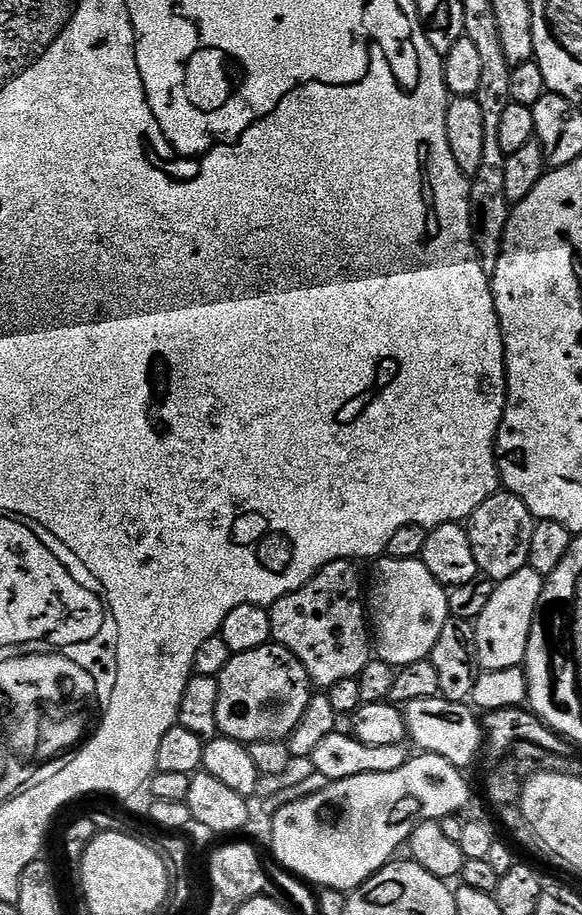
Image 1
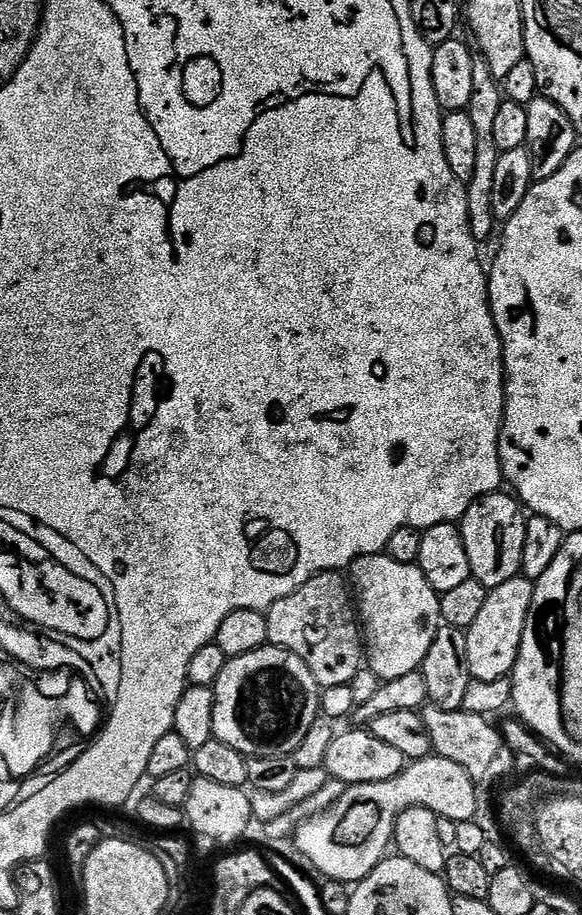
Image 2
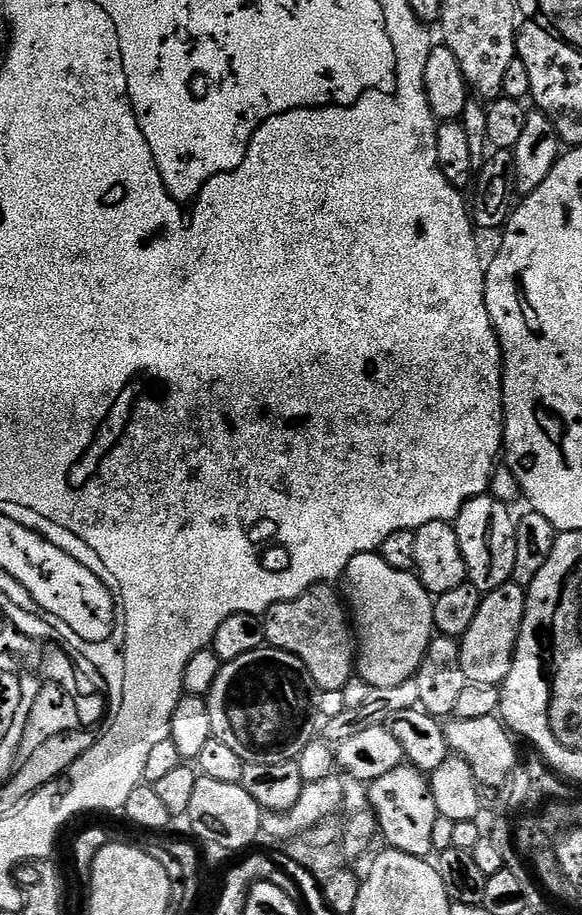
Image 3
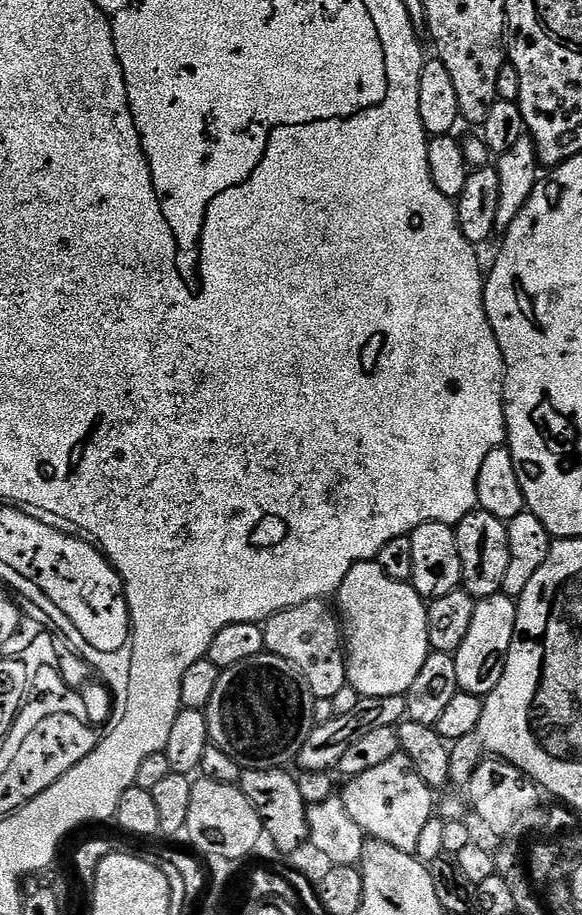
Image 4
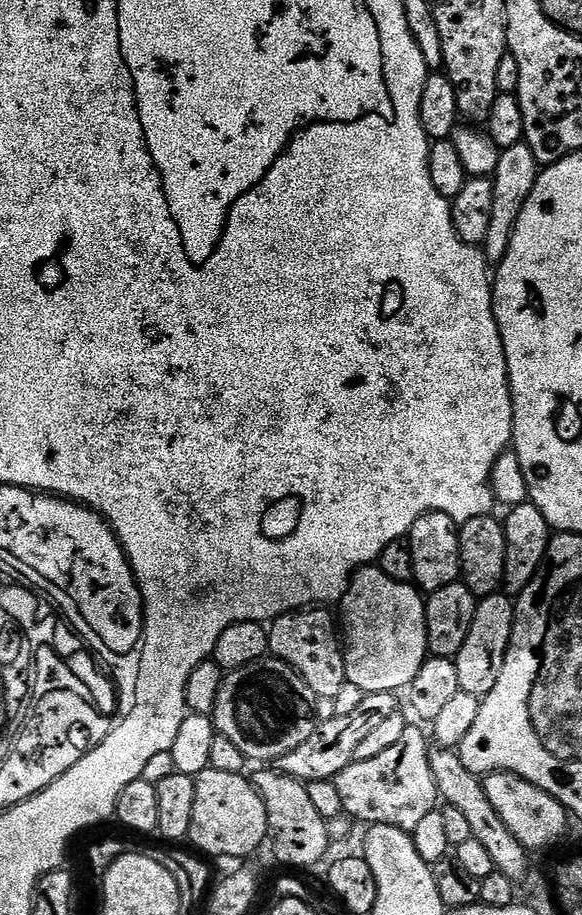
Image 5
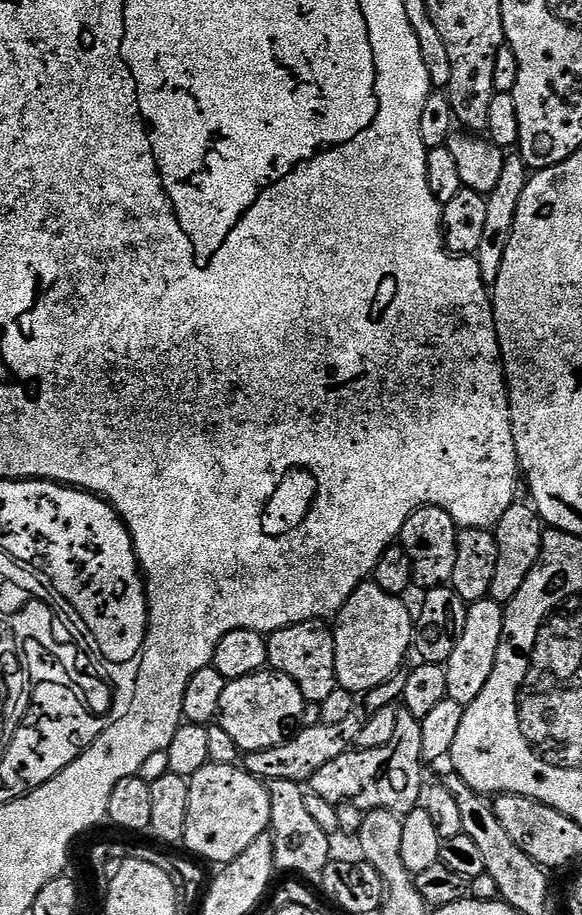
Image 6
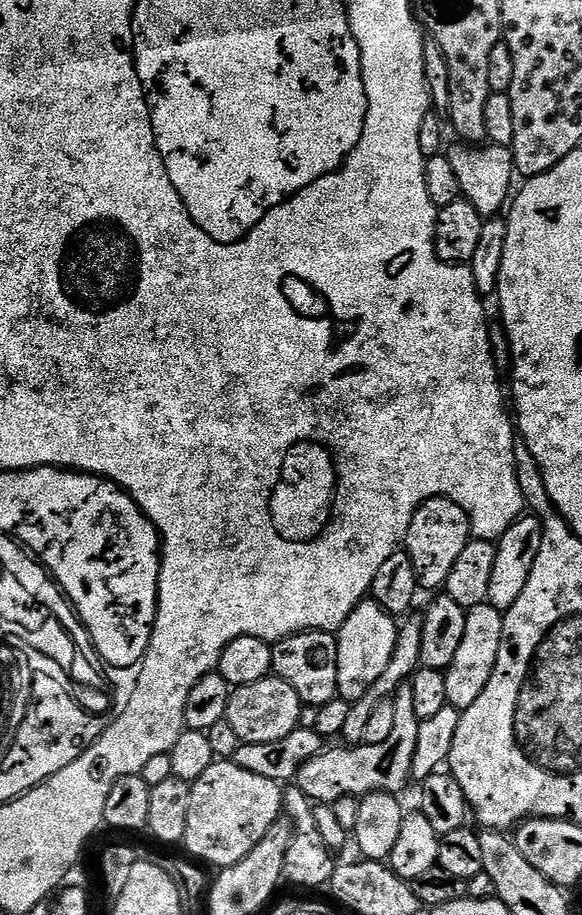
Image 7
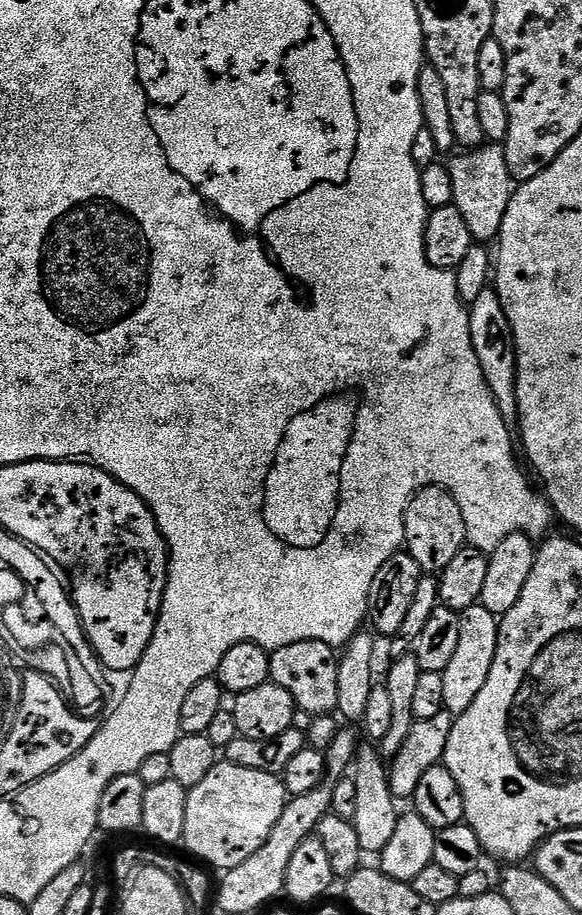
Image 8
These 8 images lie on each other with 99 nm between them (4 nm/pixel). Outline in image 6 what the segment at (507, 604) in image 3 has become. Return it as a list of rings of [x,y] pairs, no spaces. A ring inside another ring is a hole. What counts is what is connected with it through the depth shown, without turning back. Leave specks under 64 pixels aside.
[[[491,598],[469,603],[466,630],[462,630],[462,638],[458,638],[458,647],[454,649],[454,654],[450,654],[446,665],[448,699],[465,706],[472,704],[474,698],[482,694],[482,686],[490,682],[490,674],[498,658],[498,646],[504,637],[504,609],[505,605]]]

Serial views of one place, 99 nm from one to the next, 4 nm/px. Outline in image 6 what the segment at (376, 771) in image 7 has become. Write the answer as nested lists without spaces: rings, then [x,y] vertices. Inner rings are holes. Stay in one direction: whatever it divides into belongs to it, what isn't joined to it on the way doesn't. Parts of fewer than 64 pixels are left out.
[[[403,710],[398,711],[398,730],[386,746],[362,748],[334,758],[314,774],[310,781],[311,795],[326,798],[331,804],[353,804],[373,812],[381,808],[387,812],[407,814],[421,803],[426,792],[424,784],[426,761],[422,754],[422,726],[420,721]]]

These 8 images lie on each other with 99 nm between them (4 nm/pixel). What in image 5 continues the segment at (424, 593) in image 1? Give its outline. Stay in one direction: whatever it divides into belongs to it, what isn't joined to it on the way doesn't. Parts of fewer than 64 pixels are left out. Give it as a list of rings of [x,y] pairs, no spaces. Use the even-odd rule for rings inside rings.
[[[365,566],[352,573],[348,589],[339,601],[339,619],[342,621],[344,665],[349,684],[358,686],[366,694],[377,692],[399,693],[414,682],[418,670],[428,659],[425,597],[411,583],[390,578],[378,566]]]

